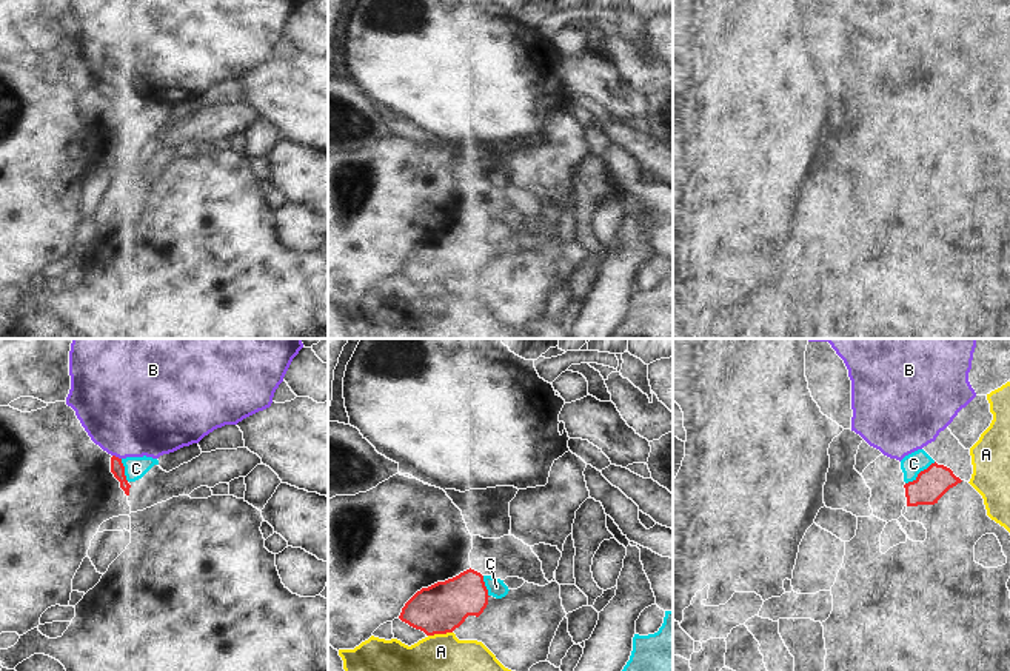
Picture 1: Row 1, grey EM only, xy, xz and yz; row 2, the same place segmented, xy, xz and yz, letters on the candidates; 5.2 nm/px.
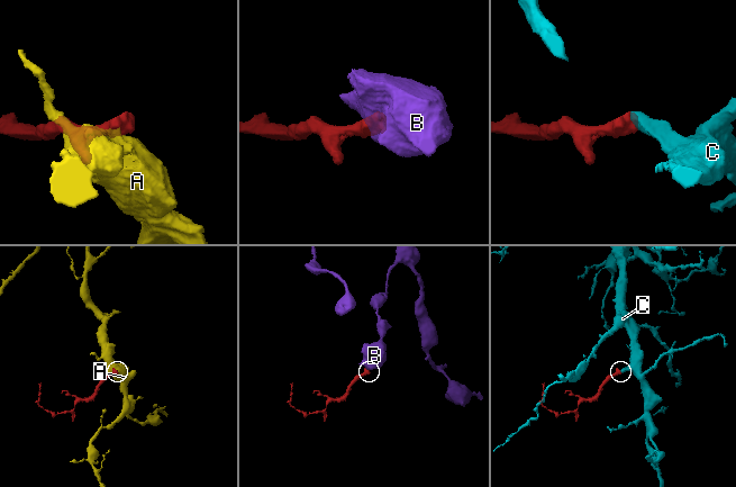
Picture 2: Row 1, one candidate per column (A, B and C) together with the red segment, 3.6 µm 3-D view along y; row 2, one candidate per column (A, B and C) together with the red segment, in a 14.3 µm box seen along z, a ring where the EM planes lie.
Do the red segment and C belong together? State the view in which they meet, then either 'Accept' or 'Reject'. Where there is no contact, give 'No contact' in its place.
Touches red in yz. Accept.

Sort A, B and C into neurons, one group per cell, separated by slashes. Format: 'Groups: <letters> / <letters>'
Groups: A / B / C.

